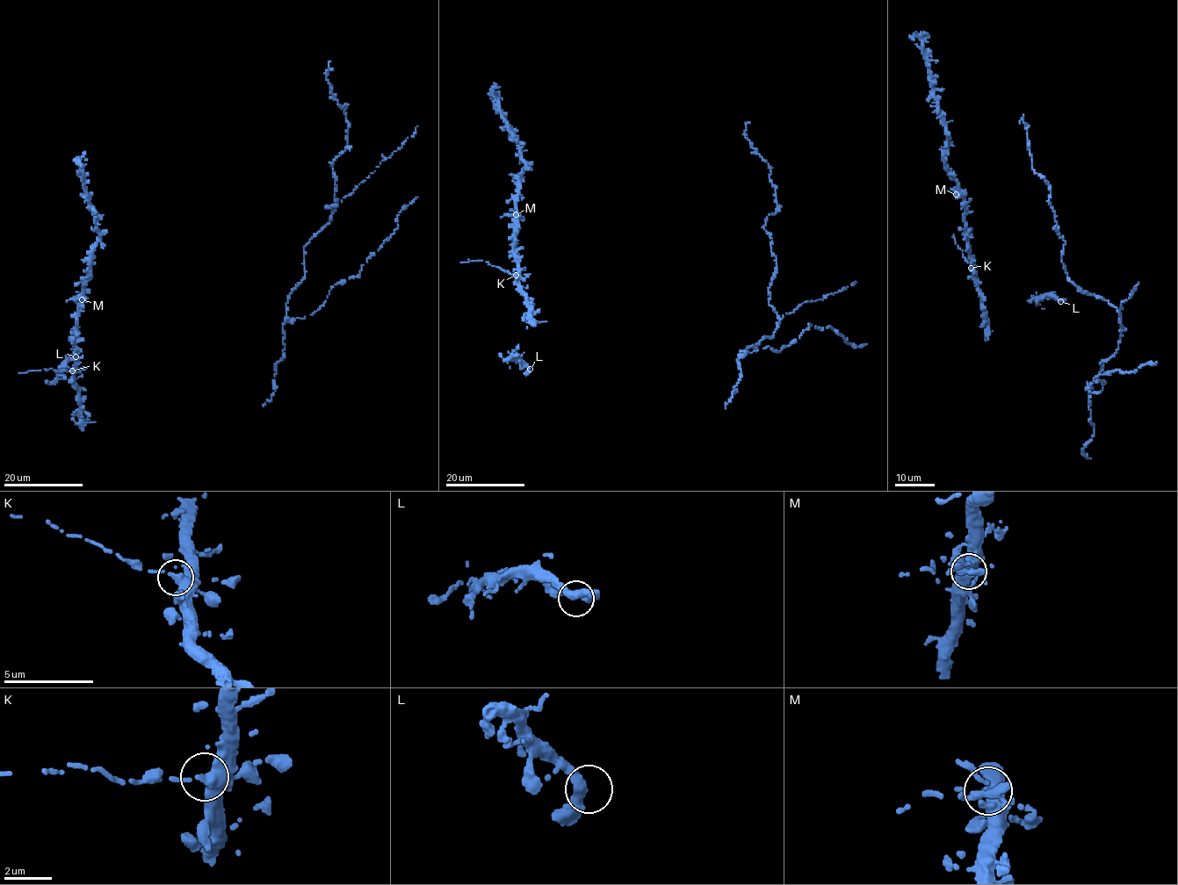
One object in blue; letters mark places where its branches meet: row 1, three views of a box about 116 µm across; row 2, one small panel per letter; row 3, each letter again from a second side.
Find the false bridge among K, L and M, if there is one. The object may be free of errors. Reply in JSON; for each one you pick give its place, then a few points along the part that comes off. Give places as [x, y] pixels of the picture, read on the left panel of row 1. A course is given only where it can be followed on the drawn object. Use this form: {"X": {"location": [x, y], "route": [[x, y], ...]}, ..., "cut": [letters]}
{"K": {"location": [72, 370], "route": [[71, 370], [49, 368], [18, 372]]}, "cut": ["K"]}

